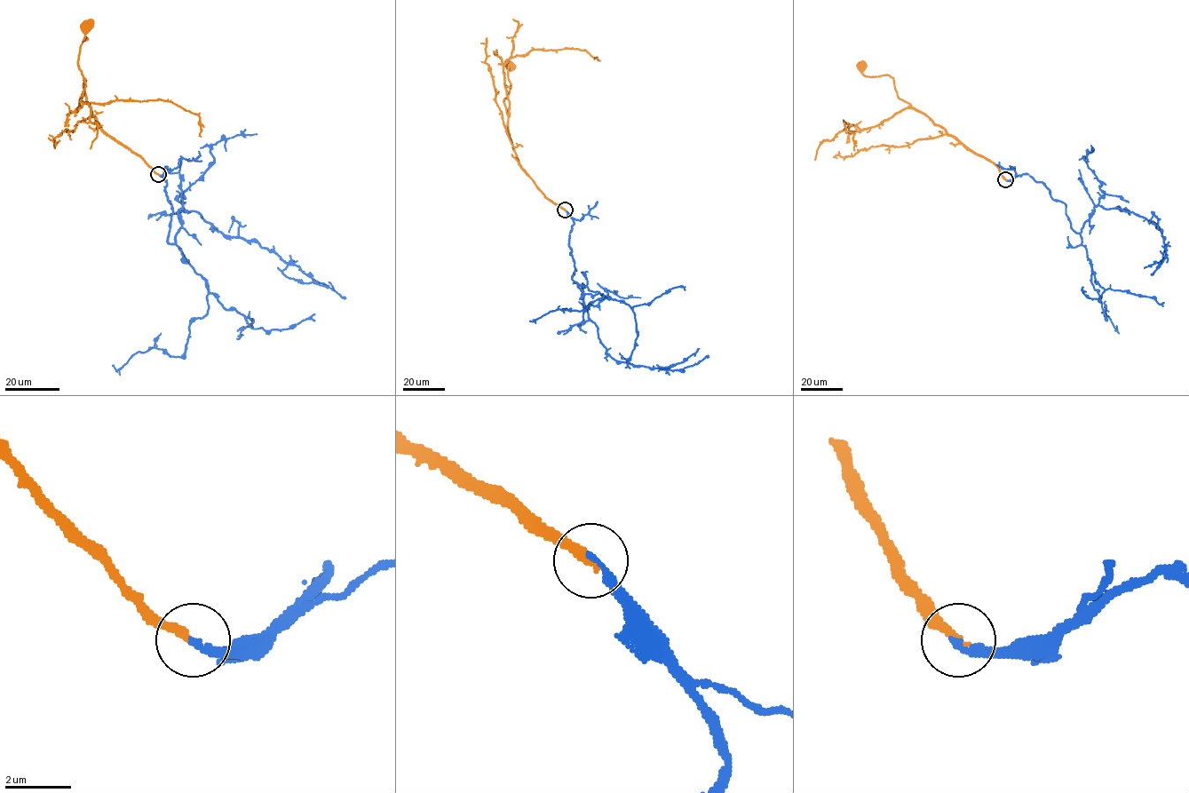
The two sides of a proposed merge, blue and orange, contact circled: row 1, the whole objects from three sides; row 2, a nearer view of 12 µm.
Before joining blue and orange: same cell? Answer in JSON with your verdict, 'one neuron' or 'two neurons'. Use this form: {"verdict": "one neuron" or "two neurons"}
{"verdict": "one neuron"}

